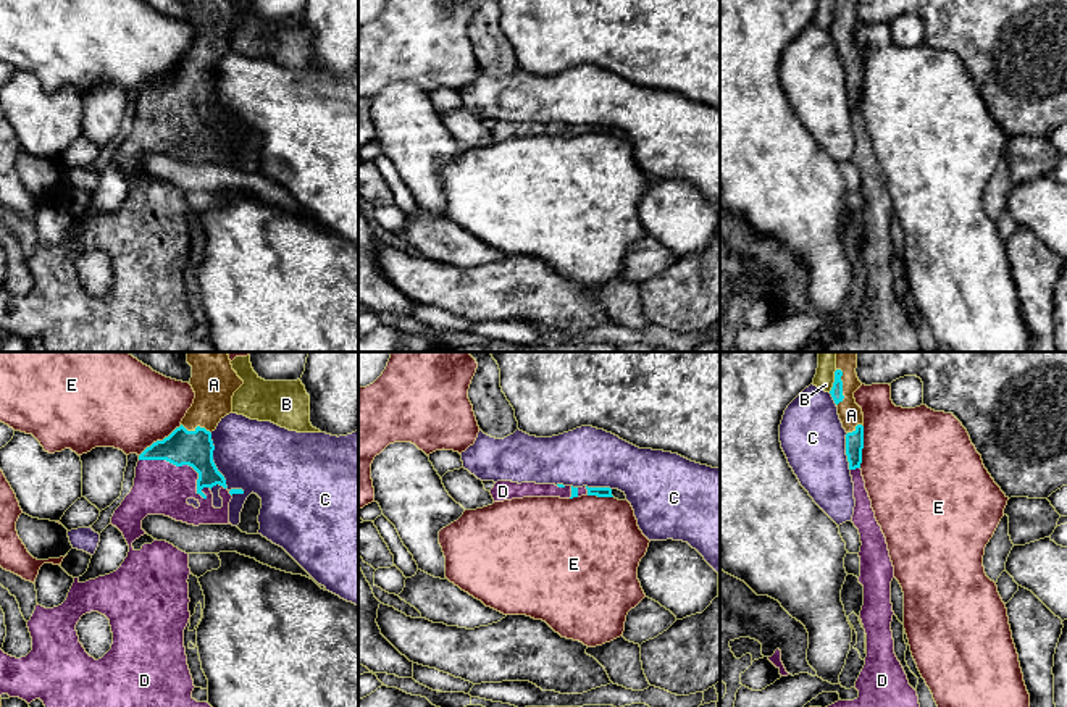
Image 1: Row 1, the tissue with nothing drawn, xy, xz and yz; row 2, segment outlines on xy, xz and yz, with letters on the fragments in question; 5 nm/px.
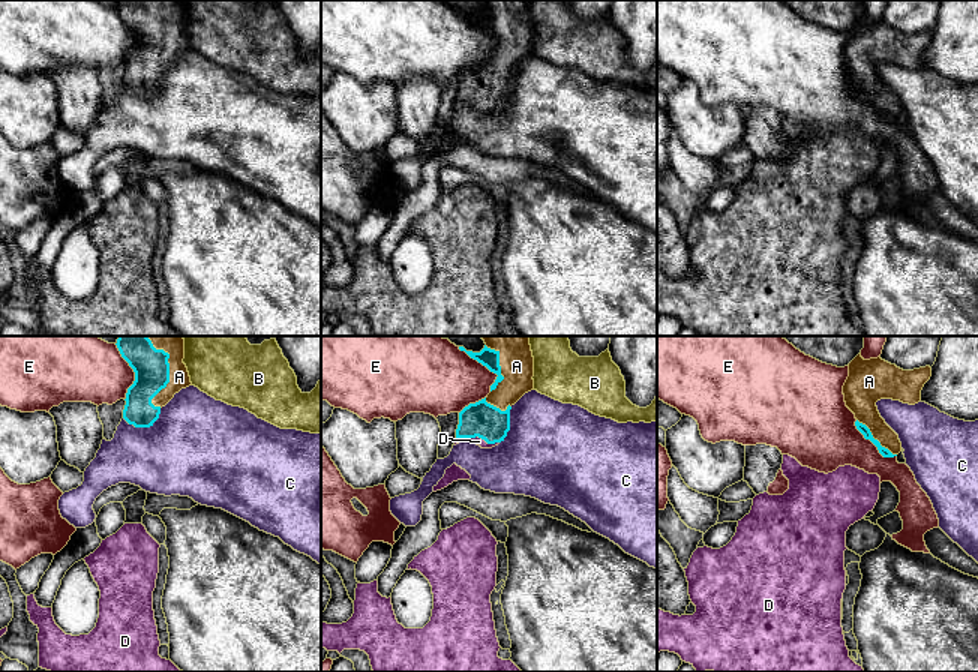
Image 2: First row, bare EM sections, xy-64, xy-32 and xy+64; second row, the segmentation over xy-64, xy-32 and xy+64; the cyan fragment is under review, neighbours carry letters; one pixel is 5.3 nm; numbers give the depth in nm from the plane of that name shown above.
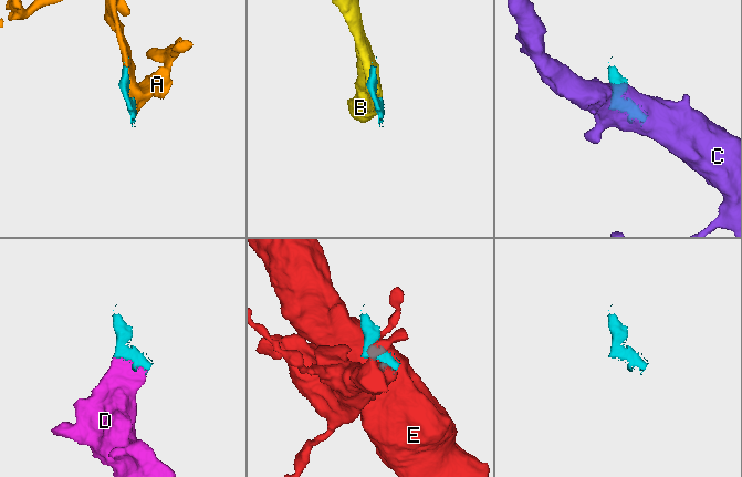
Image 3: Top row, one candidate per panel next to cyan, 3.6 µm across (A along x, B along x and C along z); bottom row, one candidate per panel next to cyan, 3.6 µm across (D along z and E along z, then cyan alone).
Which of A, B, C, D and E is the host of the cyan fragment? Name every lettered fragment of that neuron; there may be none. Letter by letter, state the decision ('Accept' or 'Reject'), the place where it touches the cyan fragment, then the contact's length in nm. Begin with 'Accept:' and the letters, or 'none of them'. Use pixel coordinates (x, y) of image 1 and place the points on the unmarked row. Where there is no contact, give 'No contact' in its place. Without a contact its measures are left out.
Accept: A, D
A: Accept. Touches cyan at yz (841, 26). Shared border 190 nm
B: Reject. Touches cyan at yz (835, 20). Shared border 120 nm
C: Reject. Touches cyan at xy (212, 99). Shared border 300 nm
D: Accept. Touches cyan at xy (183, 102). Shared border 400 nm
E: Reject. Touches cyan at yz (862, 84). Shared border 220 nm

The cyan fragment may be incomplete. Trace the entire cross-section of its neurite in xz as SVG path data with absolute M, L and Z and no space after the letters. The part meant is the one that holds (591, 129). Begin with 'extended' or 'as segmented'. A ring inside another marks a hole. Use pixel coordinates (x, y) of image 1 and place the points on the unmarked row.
extended; M497 119L489 129L494 140L504 140L523 136L560 136L573 137L581 134L613 136L610 126L573 126L563 123L536 123L536 121L512 121Z

